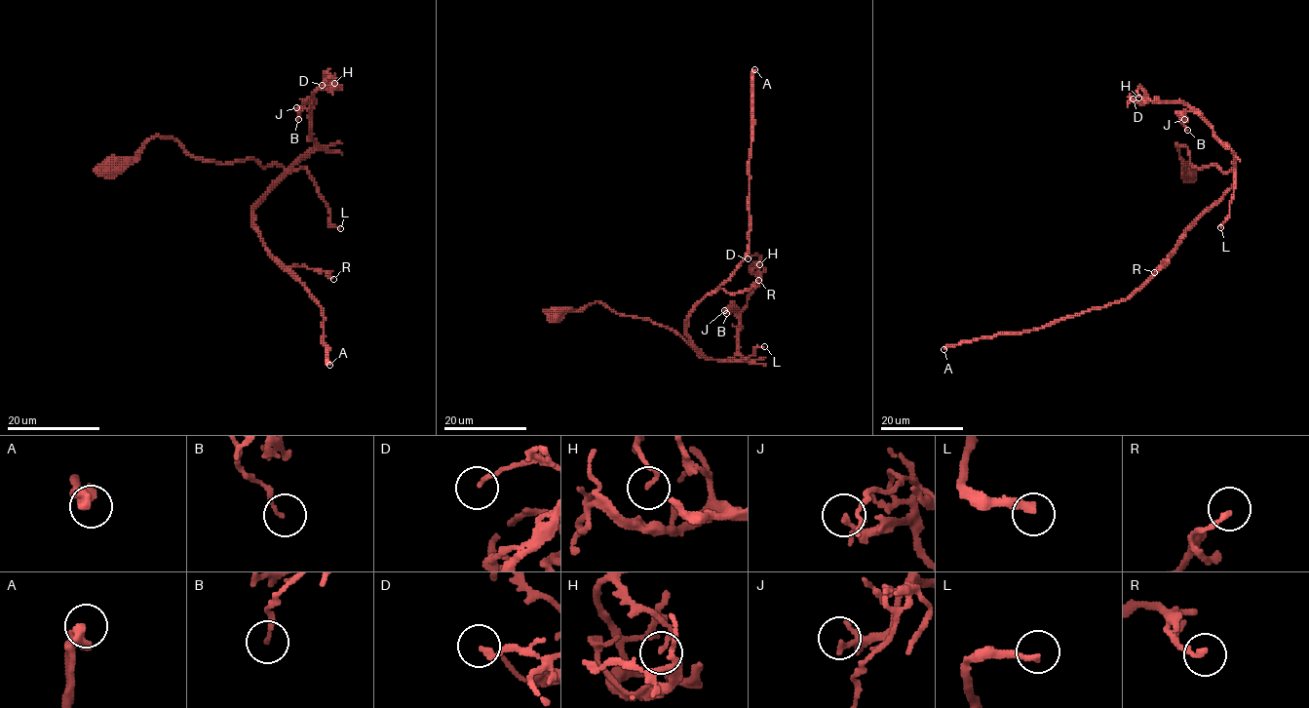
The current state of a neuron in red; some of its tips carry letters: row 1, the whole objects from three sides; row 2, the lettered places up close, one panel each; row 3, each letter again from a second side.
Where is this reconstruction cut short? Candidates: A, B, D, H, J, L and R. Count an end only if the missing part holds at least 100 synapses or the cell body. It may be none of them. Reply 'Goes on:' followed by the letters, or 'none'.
Goes on: A

